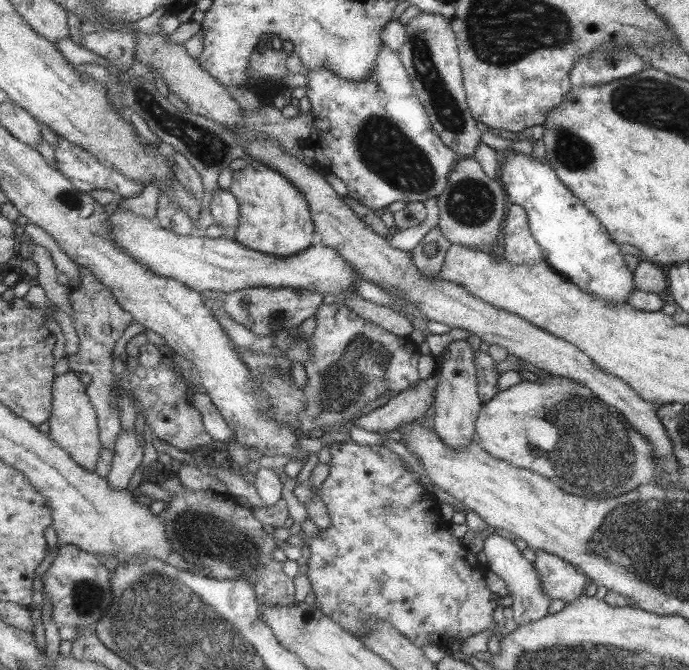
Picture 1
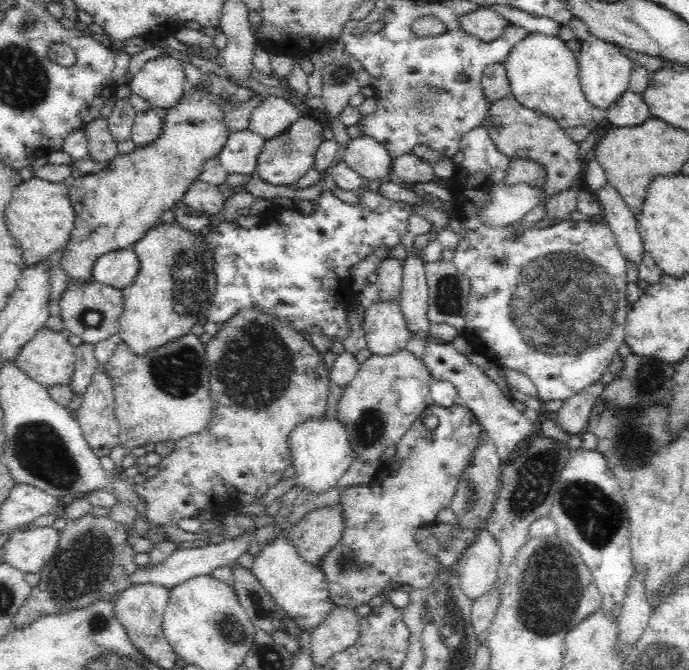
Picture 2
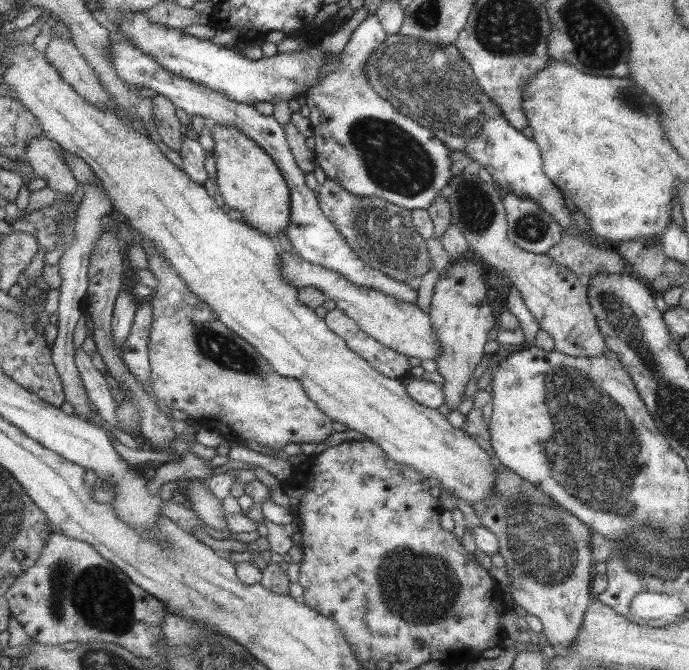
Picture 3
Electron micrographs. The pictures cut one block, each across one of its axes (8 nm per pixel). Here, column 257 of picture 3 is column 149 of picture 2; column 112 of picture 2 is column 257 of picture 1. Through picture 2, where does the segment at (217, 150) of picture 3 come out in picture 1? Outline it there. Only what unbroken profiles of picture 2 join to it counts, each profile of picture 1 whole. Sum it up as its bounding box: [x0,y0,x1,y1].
[227,159,313,257]

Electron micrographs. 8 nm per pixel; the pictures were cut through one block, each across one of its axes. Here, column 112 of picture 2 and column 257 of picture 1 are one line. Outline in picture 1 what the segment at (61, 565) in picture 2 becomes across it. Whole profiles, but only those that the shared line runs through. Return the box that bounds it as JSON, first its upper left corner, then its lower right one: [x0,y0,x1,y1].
[158,473,293,606]

